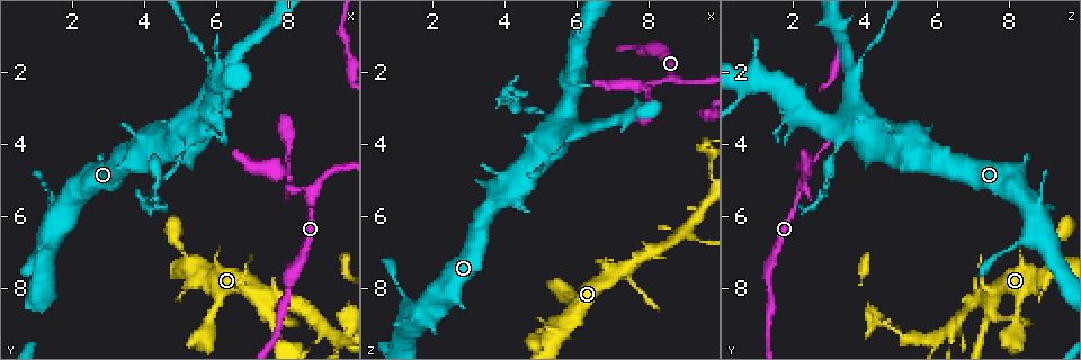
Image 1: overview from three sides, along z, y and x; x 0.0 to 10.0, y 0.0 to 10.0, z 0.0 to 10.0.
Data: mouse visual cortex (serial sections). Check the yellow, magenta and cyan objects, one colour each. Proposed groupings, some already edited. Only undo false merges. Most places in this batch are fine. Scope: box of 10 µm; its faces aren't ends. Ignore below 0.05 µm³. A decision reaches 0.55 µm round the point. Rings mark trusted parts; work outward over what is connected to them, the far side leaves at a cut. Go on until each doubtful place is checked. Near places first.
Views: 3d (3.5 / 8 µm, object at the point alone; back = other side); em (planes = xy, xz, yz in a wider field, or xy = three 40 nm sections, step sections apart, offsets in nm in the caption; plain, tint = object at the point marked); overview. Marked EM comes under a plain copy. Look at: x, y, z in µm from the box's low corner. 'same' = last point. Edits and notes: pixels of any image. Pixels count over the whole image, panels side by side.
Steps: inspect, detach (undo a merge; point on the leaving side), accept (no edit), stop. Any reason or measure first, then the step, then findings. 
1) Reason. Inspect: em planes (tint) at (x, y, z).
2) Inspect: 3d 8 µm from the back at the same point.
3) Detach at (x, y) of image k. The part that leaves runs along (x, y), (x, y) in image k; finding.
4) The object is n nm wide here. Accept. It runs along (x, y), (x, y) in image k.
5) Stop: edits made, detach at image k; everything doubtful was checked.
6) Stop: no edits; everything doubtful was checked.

Three-way junction. Inspect: 3d 3.5 µm at (8.55, 5.45, 2.15).

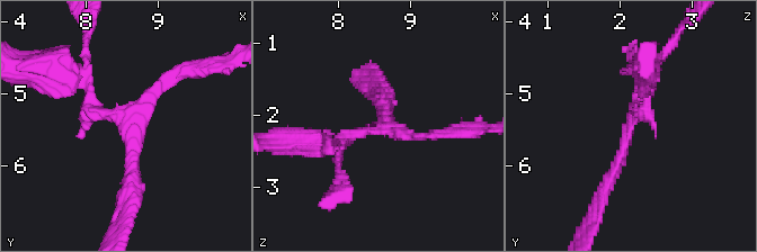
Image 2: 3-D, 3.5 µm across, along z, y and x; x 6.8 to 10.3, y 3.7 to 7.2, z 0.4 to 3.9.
3 arms meet here; the arms are 150, 150, 200 nm wide; need the tissue. Inspect: em xy step 1 (tint) at (8.60, 5.45, 2.15).

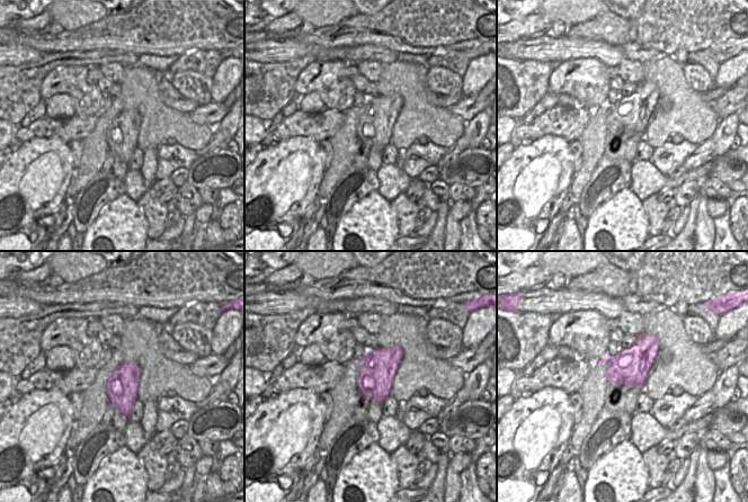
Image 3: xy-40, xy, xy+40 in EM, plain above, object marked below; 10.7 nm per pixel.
Accept. It runs along (604, 191), (652, 80) in image 2; continuous, no second cell.

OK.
Thin arm on a thick one. Inspect: 3d 3.5 µm at (8.10, 4.85, 2.40).

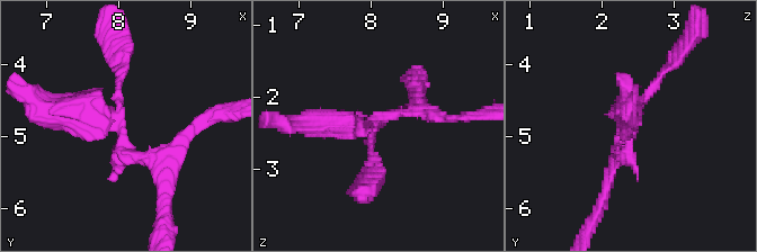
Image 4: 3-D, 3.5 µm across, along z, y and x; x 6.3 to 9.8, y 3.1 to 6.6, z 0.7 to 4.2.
3 arms meet here; the arms are 150, 150, 350 nm wide. Inspect: em xy step 2 (tint) at (8.05, 4.85, 2.45).

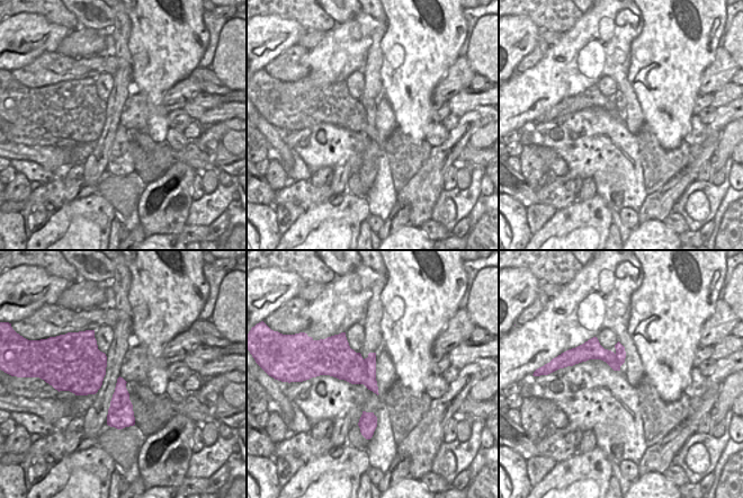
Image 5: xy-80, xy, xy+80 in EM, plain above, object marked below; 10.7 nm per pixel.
The object is 320 nm wide here. Accept. It runs along (167, 172), (128, 154), (115, 120), (52, 110) in image 4; continuous, no second cell.

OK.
Narrows sharply. Inspect: 3d 3.5 µm at (4.50, 5.05, 3.05).

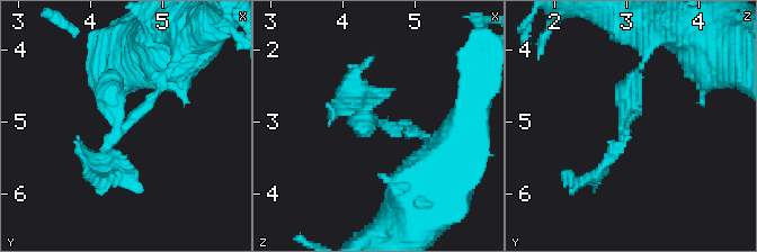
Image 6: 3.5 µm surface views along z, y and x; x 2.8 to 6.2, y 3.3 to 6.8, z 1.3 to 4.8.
Shape alone is not enough. Inspect: em xy step 3 (tint) at (4.50, 5.00, 3.00).

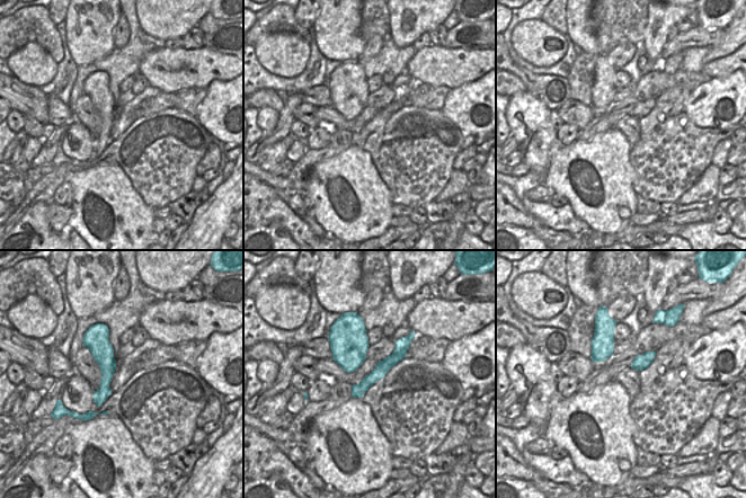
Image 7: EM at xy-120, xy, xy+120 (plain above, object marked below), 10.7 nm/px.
Accept. It runs along (174, 64), (94, 174) in image 6; one cell here.

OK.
Two arms at a narrow angle. Inspect: 3d 8 µm at (9.10, 9.20, 6.30).

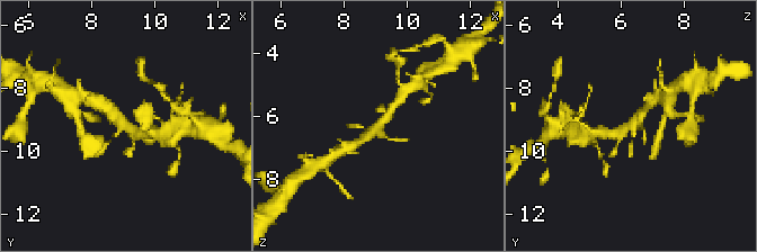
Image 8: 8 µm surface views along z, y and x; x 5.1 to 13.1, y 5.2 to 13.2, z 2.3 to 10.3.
Need the tissue. Inspect: em xy step 2 (tint) at the same point.

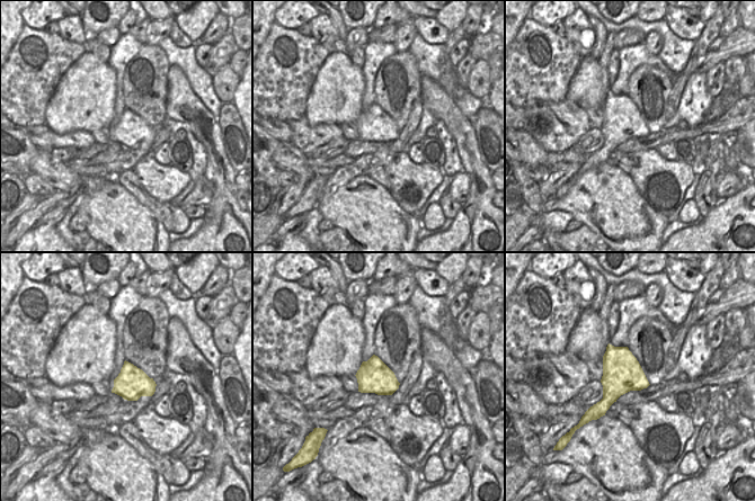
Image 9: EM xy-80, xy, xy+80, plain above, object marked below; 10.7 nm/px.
Accept. It runs along (355, 144), (375, 131), (397, 104) in image 8; all the same cell.

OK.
Stop: no edits; everything doubtful was checked.

